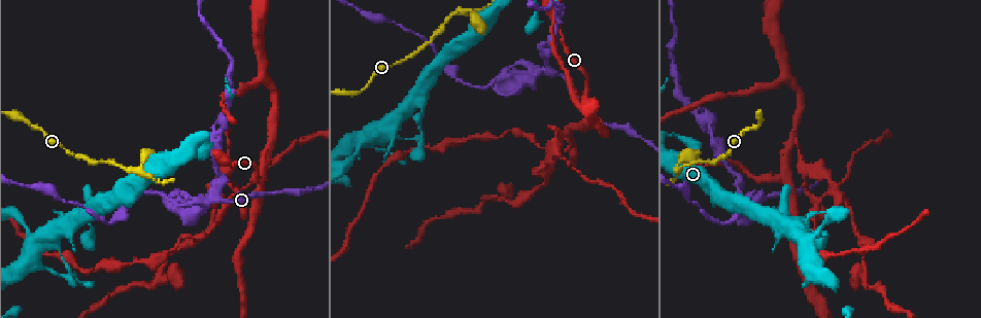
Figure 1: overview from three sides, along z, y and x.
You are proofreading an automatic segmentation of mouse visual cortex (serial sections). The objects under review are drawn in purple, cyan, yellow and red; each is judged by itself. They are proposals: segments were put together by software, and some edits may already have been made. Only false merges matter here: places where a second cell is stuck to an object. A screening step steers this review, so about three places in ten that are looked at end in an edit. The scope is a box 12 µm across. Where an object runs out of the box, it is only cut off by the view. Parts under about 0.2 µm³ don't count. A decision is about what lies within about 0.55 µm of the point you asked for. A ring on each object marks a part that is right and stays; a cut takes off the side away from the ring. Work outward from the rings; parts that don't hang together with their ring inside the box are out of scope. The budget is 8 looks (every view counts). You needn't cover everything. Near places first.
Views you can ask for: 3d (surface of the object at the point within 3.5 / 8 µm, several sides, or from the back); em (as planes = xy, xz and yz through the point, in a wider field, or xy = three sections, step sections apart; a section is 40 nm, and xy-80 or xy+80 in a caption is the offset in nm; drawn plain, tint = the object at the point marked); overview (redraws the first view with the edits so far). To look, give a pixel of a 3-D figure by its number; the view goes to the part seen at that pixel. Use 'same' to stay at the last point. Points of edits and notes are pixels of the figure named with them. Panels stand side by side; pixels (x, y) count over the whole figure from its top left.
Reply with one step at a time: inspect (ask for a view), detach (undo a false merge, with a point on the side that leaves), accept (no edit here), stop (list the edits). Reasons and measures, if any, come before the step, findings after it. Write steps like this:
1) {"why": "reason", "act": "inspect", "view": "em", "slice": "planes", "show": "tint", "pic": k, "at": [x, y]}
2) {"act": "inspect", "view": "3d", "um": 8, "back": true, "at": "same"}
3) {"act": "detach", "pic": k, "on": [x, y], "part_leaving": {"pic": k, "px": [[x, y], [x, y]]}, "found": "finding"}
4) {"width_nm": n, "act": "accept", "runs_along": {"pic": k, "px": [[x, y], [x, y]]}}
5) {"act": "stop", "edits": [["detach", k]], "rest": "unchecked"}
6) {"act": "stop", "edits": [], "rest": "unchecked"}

{"why": "abrupt turn", "act": "inspect", "view": "3d", "um": 3.5, "pic": 1, "at": [465, 8]}

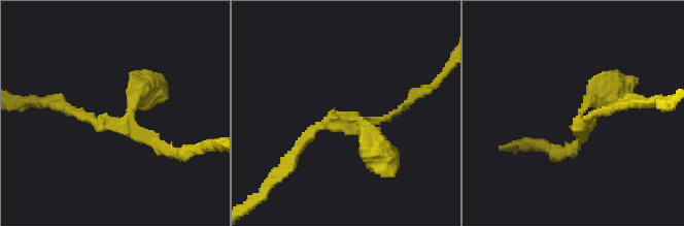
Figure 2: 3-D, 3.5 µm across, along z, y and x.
{"why": "need the tissue", "act": "inspect", "view": "em", "slice": "xy", "step": 3, "show": "tint", "pic": 2, "at": [122, 124]}

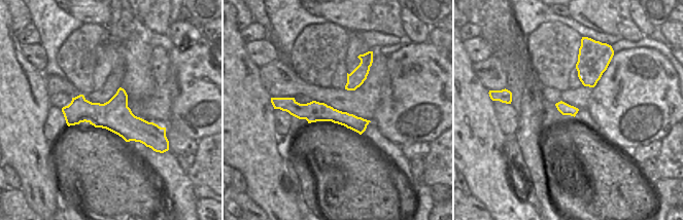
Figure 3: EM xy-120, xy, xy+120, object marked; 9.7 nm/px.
{"act": "accept", "runs_along": {"pic": 3, "px": [[65, 109], [114, 115], [155, 136]]}, "found": "continuous, no second cell"}

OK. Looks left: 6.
{"why": "thick turns thin", "act": "inspect", "view": "3d", "um": 3.5, "pic": 1, "at": [749, 194]}

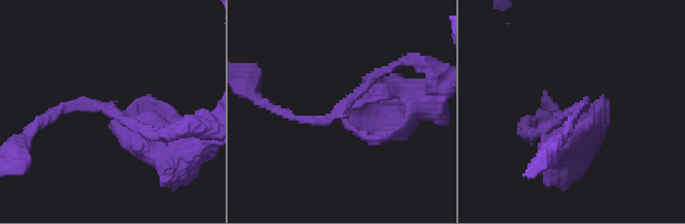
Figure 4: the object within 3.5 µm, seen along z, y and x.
{"act": "detach", "pic": 4, "on": [382, 124], "part_leaving": {"pic": 4, "px": [[440, 86], [426, 101], [373, 96]]}, "found": "a second cell is stuck on"}

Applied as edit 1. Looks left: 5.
{"why": "see it whole again", "act": "inspect", "view": "overview"}

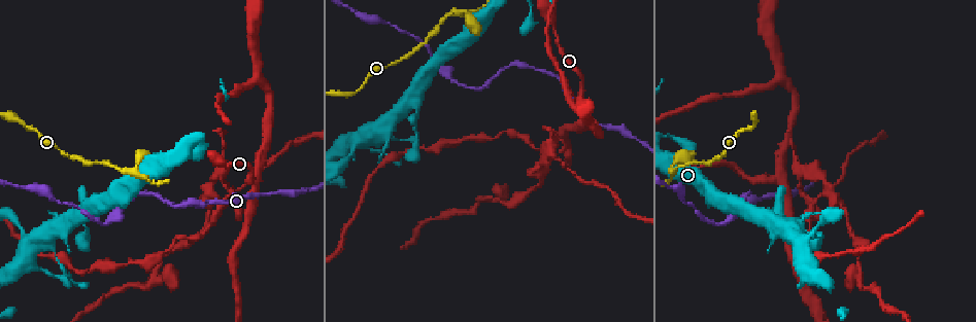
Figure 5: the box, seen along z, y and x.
{"why": "three arms meet", "act": "inspect", "view": "3d", "um": 8, "pic": 5, "at": [256, 180]}

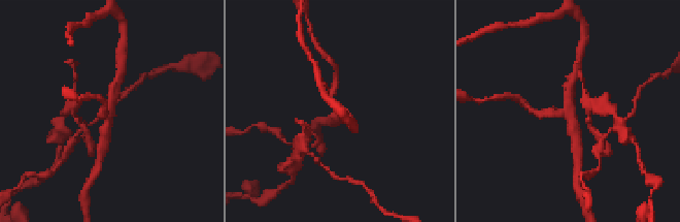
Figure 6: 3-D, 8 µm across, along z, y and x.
{"arms": 3, "arm_widths_nm": [200, 250, 350], "why": "now the EM", "act": "inspect", "view": "em", "slice": "xy", "step": 5, "show": "tint", "pic": 6, "at": [566, 115]}

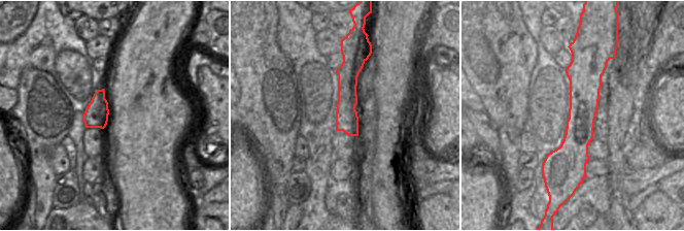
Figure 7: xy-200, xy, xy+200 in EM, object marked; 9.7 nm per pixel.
{"act": "detach", "pic": 6, "on": [105, 135], "part_leaving": {"pic": 6, "px": [[109, 109], [113, 85], [122, 73]]}, "found": "a second cell is stuck on"}

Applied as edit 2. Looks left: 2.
{"act": "stop", "edits": [["detach", 4], ["detach", 6]], "rest": "unchecked"}

